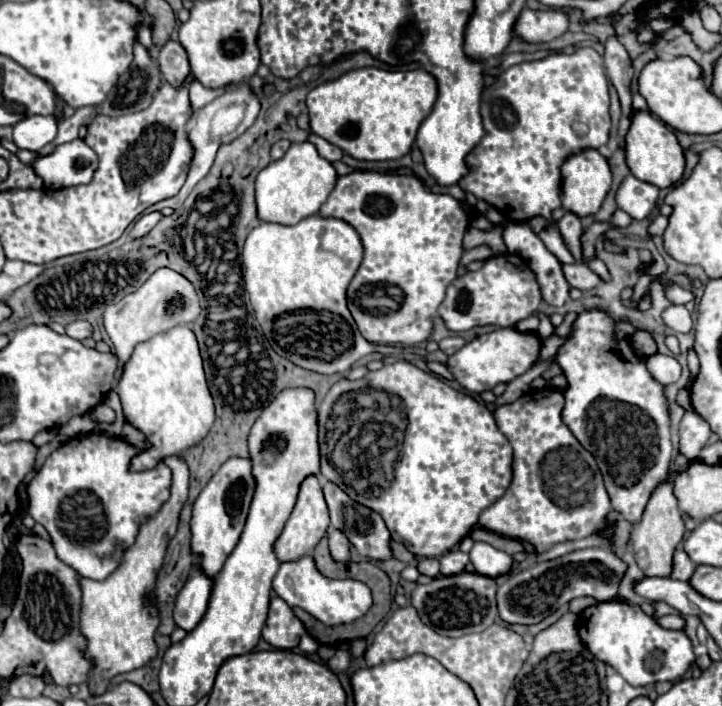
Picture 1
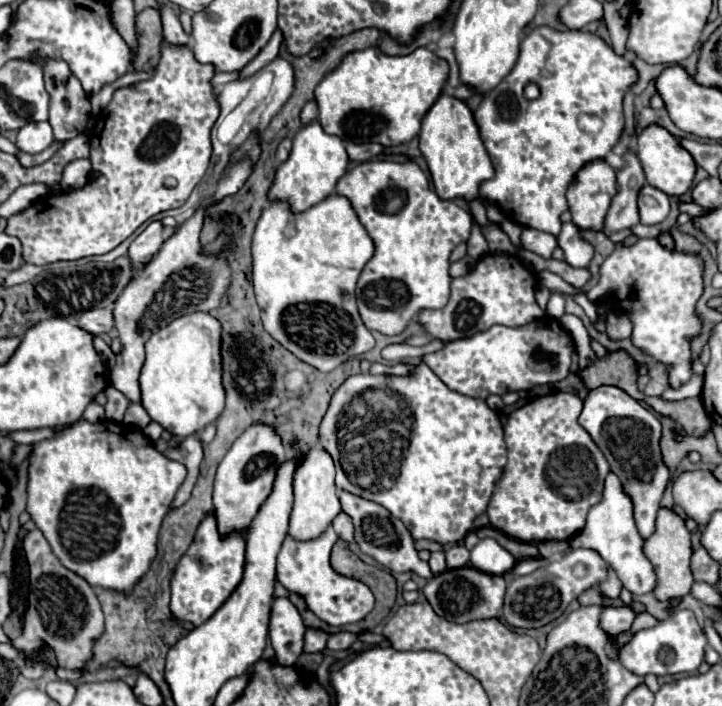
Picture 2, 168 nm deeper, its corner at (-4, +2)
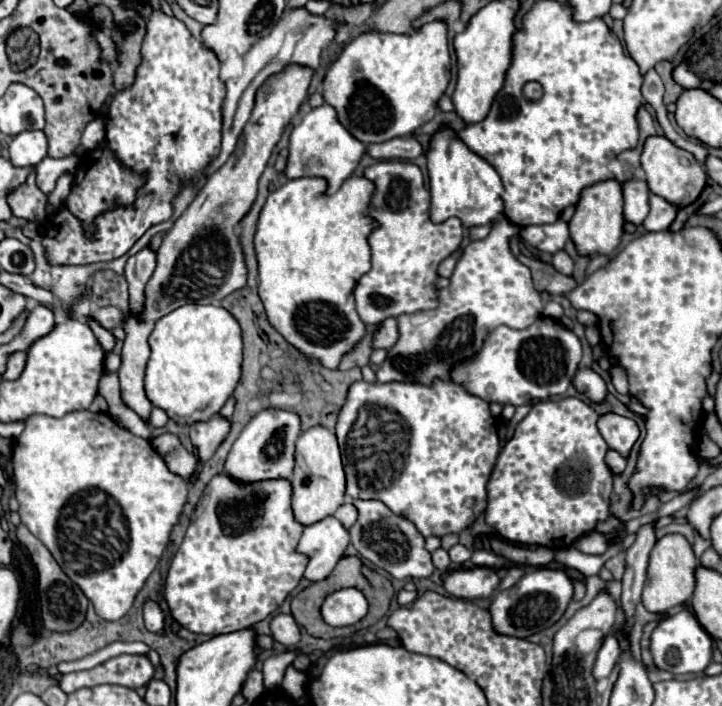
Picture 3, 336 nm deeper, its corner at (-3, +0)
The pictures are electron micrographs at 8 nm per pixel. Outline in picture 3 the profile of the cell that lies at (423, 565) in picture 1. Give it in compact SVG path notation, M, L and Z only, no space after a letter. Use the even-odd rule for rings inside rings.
M443 548L435 550L435 552L433 552L433 564L435 564L435 568L439 568L441 572L447 572L449 566L451 566L451 558L449 558L447 550L443 550Z

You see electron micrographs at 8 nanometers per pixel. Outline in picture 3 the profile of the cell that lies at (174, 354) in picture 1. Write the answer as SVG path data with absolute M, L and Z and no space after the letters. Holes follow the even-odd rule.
M185 304L171 314L157 320L151 336L149 336L151 356L147 362L145 374L145 392L153 406L159 406L179 424L193 424L199 420L209 420L215 416L227 398L233 394L237 380L241 378L241 360L243 360L243 338L241 326L233 318L229 310L223 306L201 306L201 304Z

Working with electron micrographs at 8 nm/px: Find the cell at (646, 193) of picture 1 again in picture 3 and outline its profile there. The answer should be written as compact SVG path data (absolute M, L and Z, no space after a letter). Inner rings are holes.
M651 194L649 206L651 206L651 210L649 210L647 218L643 220L645 230L647 232L667 230L671 226L671 222L675 220L675 216L677 216L677 208L673 208L665 198L655 196L655 194Z

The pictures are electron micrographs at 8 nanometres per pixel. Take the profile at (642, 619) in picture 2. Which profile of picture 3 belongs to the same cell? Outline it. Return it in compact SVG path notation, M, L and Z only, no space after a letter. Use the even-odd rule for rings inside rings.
M609 634L601 646L601 650L597 652L597 658L595 658L595 666L593 666L593 676L595 680L599 678L605 678L609 676L609 672L613 670L613 666L617 664L619 660L619 654L621 654L621 648L619 648L619 642L613 634Z

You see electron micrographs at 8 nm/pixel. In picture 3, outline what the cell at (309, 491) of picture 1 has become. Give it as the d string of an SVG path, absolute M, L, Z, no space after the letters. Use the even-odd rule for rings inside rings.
M313 426L299 436L291 484L293 484L293 512L303 526L335 514L335 510L345 502L345 472L341 462L341 450L333 430L325 426Z

